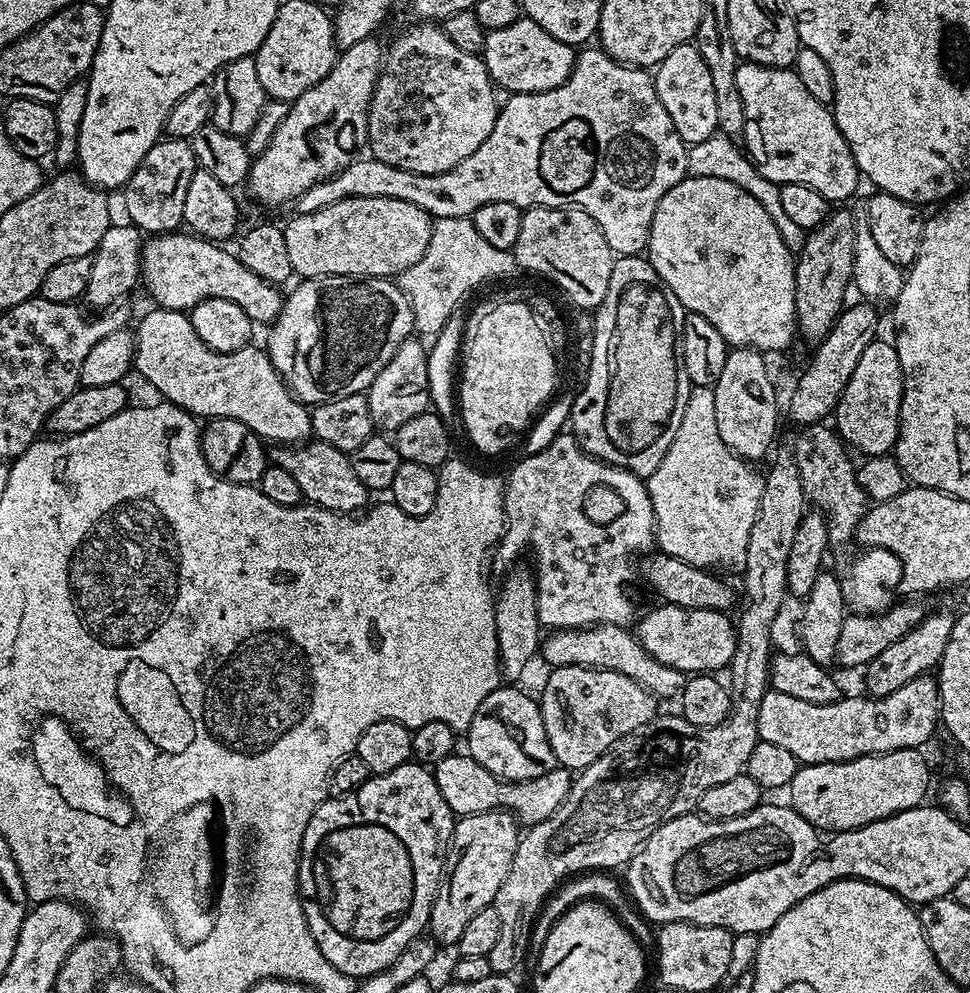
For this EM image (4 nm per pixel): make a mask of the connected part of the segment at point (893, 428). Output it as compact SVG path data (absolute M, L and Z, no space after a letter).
M891 339L872 340L862 350L862 358L858 358L858 366L854 366L854 374L850 374L850 382L846 382L846 390L836 403L834 428L840 440L849 449L857 448L864 458L889 455L896 447L903 393L902 362L895 343Z

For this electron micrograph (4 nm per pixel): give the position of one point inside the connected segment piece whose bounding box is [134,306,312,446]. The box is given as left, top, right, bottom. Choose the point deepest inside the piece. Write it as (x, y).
(242, 384)

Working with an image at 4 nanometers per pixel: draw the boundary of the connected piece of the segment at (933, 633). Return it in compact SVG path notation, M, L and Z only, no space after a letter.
M948 612L925 615L920 624L914 626L914 630L898 638L898 642L886 646L886 650L882 650L882 654L878 654L878 658L874 658L863 669L864 684L868 687L867 695L872 698L889 696L894 694L894 690L906 686L906 682L931 673L940 663L946 650L946 642L950 642L953 619L953 613Z

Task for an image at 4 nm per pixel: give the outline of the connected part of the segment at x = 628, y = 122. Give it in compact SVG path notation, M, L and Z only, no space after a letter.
M600 46L592 47L585 47L577 55L572 77L562 86L545 92L518 92L509 95L508 101L505 104L503 101L502 107L497 111L496 125L494 130L490 130L490 138L486 138L486 142L482 142L482 146L478 146L478 150L474 150L474 154L470 154L470 158L458 162L458 166L454 166L442 174L414 174L410 170L398 170L398 166L386 166L386 162L381 160L353 159L330 179L320 180L319 183L310 186L310 190L306 190L294 201L295 211L301 213L322 210L326 206L334 206L334 202L342 202L342 198L398 198L402 202L410 202L410 206L418 206L418 210L422 210L427 216L436 220L462 218L463 216L470 218L478 210L478 206L486 206L486 202L514 202L514 206L518 206L521 210L530 208L577 208L586 214L590 214L590 218L594 218L594 222L598 222L606 242L616 256L641 255L648 247L650 226L654 222L654 210L658 210L658 202L662 202L662 194L666 194L666 190L678 186L678 182L682 182L684 177L689 175L687 170L689 145L684 143L684 139L678 134L678 130L674 130L674 122L670 122L670 114L666 114L666 106L662 106L662 102L658 102L655 79L643 68L633 68L631 64L619 64L614 58L608 56Z

